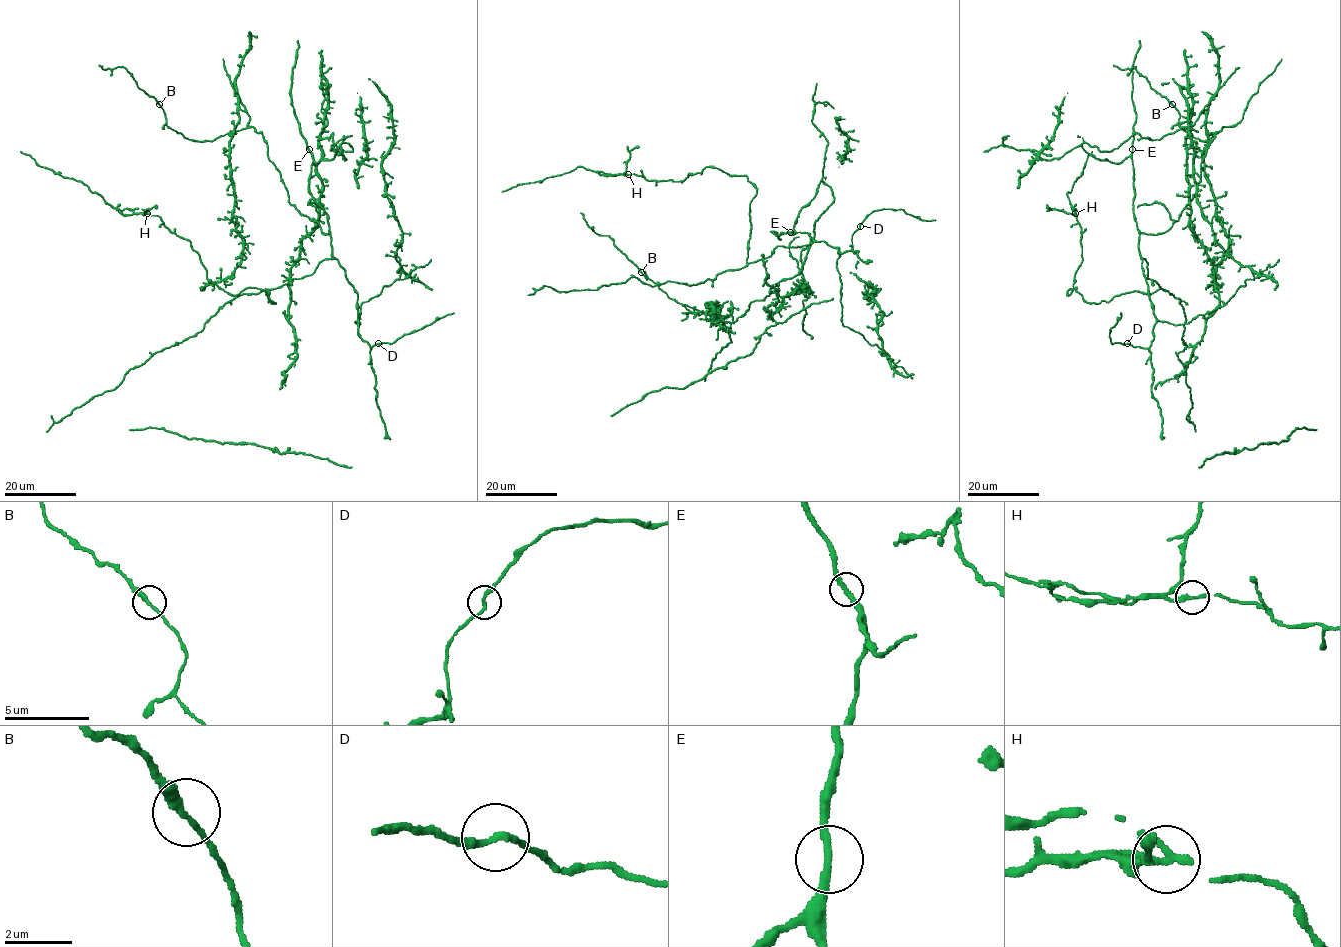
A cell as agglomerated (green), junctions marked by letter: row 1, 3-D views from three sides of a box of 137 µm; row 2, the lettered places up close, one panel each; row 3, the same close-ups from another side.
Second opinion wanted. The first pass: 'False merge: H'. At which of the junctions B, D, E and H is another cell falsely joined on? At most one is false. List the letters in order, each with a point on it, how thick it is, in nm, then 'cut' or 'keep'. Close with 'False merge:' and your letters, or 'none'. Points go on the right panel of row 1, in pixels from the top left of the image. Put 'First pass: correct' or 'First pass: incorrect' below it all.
B: at (1172, 104); 240 nm thick; keep
D: at (1127, 343); 200 nm thick; keep
E: at (1132, 149); 240 nm thick; keep
H: at (1075, 213); 220 nm thick; cut
False merge: H
First pass: correct

